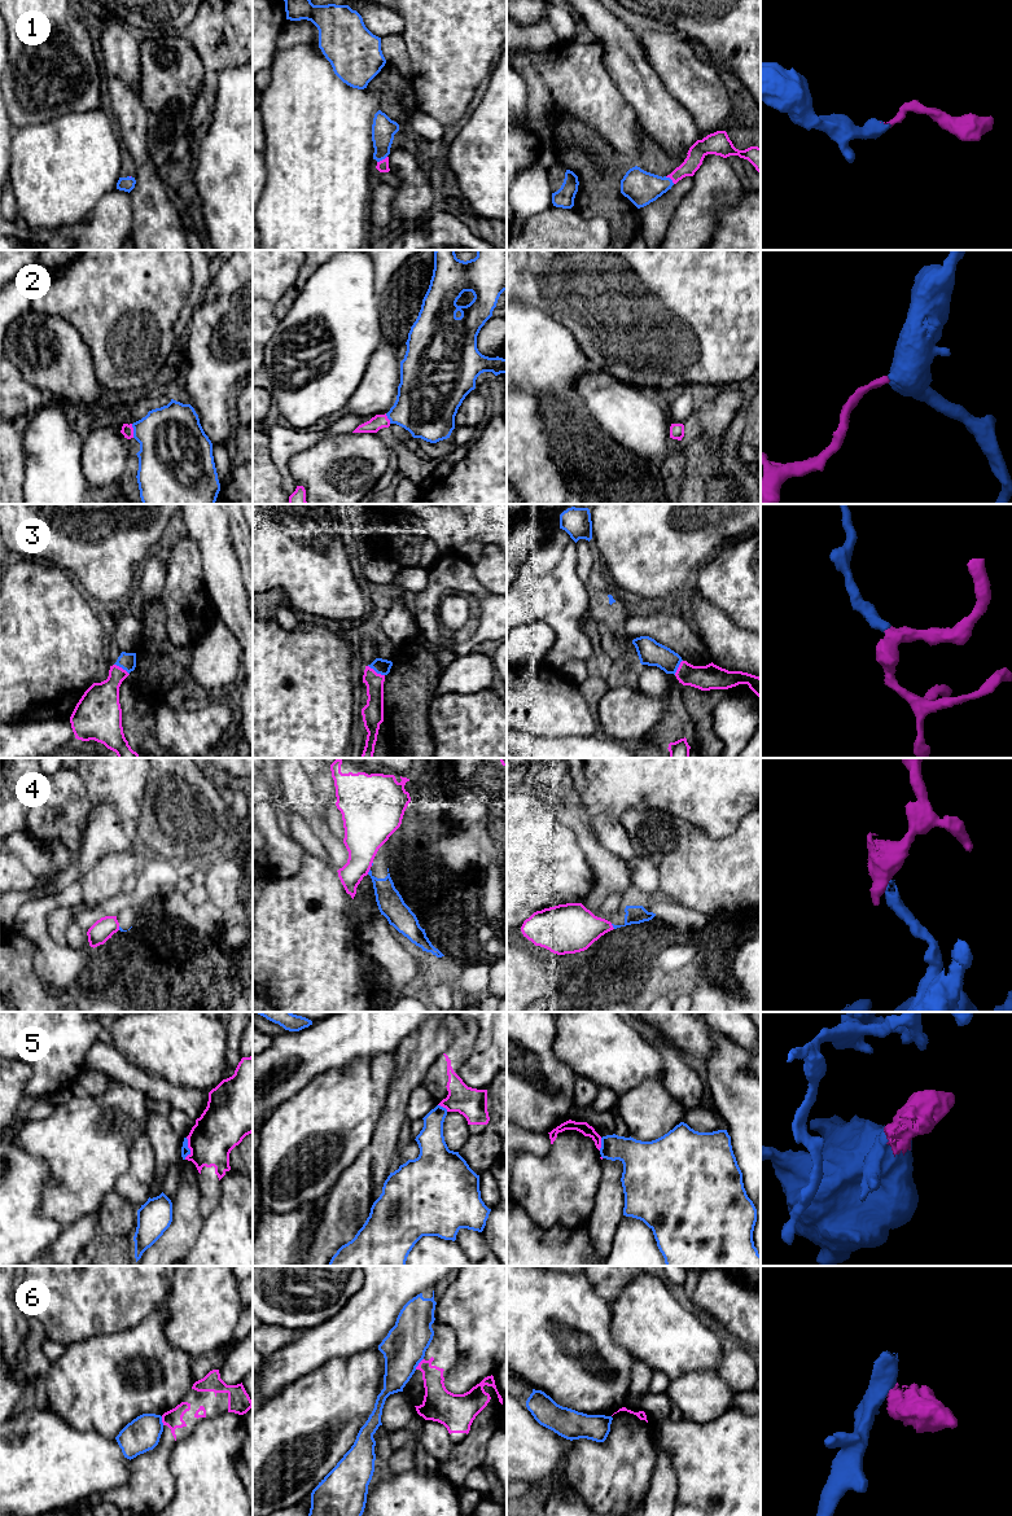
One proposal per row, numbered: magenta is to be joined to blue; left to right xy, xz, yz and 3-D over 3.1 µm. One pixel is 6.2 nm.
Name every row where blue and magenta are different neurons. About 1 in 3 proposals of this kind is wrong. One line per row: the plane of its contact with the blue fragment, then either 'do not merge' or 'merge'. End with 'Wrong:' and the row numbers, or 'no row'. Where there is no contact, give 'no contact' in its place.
1: meets blue in xz; merge
2: meets blue in xy; merge
3: meets blue in xz; merge
4: meets blue in xz; do not merge
5: meets blue in xy; do not merge
6: meets blue in xz; do not merge
Wrong: 4, 5, 6

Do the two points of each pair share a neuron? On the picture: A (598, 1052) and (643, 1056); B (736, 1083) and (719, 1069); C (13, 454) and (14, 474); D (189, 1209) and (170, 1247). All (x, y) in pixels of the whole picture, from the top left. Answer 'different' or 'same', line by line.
A: same
B: same
C: same
D: same

